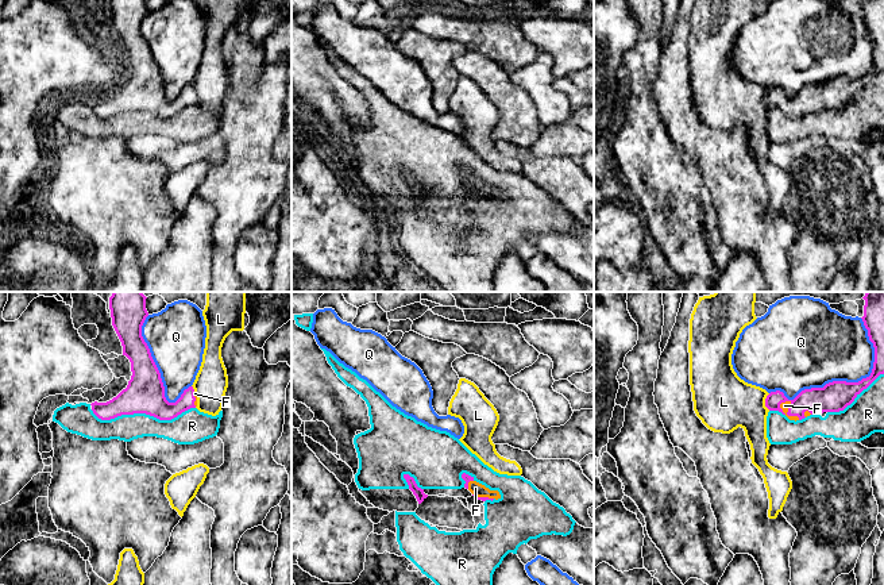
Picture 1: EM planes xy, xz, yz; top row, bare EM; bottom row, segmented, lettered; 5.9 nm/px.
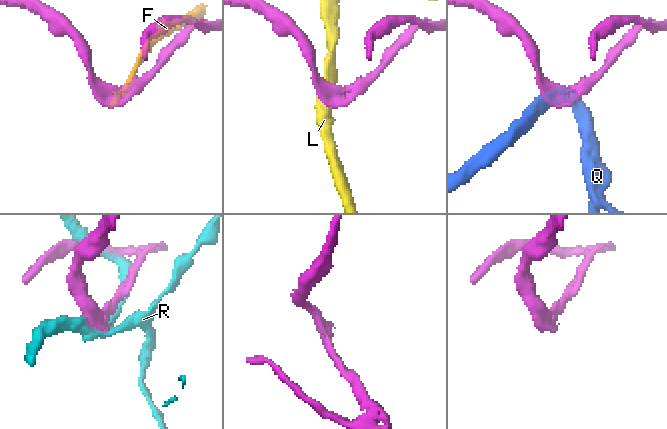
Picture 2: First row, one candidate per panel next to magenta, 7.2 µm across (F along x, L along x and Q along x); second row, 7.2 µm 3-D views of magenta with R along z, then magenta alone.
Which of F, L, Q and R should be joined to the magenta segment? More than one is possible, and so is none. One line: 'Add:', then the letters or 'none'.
Add: F

